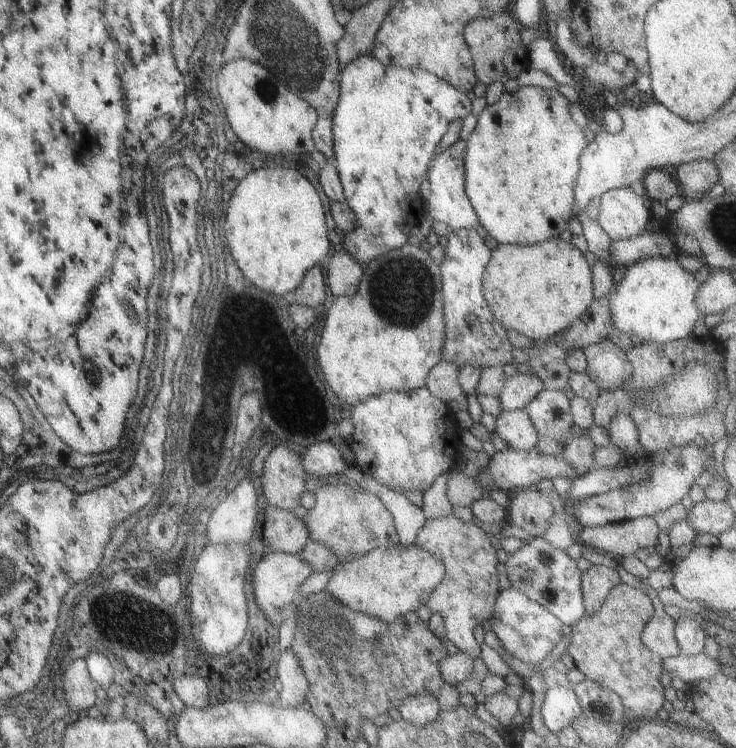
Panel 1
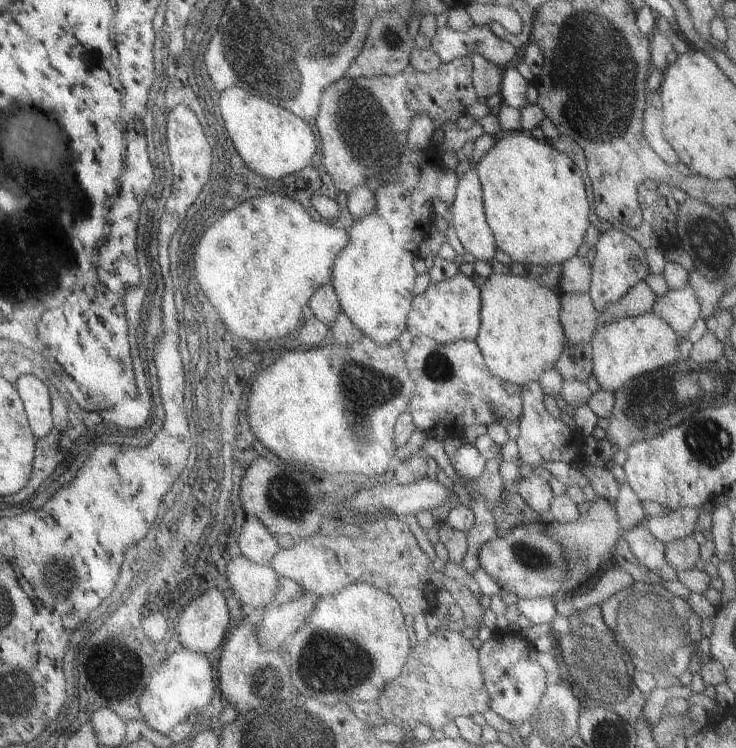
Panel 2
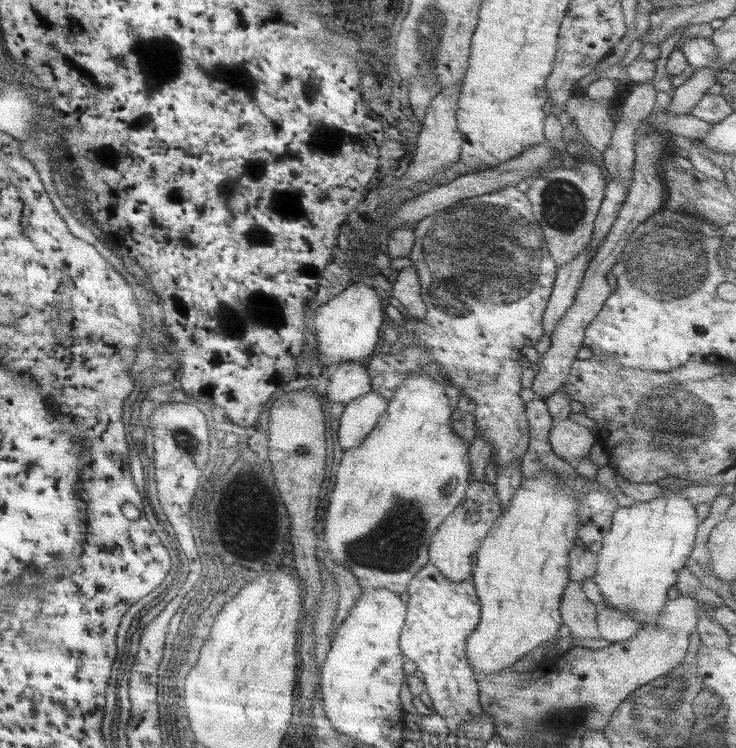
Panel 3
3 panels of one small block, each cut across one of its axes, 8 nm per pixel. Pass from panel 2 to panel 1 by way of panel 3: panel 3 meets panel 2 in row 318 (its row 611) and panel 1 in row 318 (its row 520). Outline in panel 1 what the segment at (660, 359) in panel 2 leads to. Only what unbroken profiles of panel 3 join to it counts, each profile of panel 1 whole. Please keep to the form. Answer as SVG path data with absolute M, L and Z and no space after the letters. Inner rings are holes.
M673 257L645 258L622 269L622 272L623 276L612 284L608 292L612 329L617 329L628 337L637 336L639 340L652 341L661 345L690 336L700 314L695 307L695 294L699 283L693 274L683 270Z

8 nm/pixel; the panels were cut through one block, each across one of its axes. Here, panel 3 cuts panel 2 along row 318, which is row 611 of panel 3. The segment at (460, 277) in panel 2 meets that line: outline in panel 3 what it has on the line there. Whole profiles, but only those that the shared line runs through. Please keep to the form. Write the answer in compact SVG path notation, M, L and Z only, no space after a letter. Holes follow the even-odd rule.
M428 562L411 577L406 592L408 601L404 625L398 638L398 649L405 660L411 660L421 674L424 692L431 699L431 710L441 716L449 732L481 715L478 686L464 653L465 639L479 620L479 603L470 578L448 582Z

